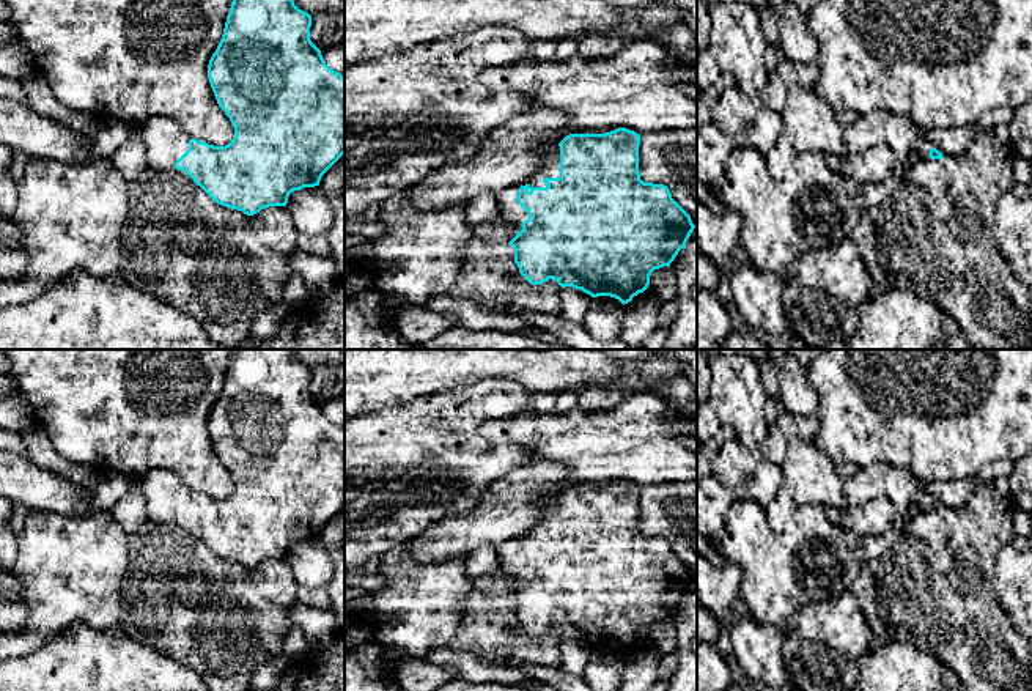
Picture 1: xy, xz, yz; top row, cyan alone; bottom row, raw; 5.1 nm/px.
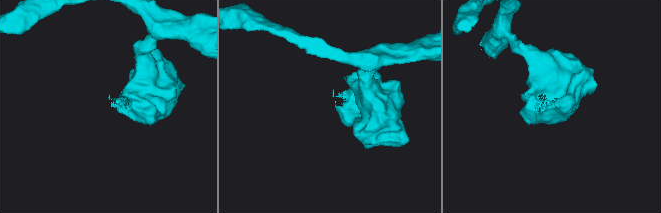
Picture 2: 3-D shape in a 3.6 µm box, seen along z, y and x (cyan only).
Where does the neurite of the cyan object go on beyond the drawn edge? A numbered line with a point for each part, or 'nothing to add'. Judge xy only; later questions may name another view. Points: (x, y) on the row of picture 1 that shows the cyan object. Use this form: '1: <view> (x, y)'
1: xy (164, 139)

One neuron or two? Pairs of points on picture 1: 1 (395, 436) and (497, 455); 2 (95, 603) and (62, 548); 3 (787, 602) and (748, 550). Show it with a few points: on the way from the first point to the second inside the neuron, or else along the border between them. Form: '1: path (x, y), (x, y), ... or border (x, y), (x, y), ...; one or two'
1: path (420, 447), (430, 447), (441, 455), (472, 455); one
2: path (90, 589), (66, 562); one
3: path (776, 589), (776, 578), (760, 562); one

